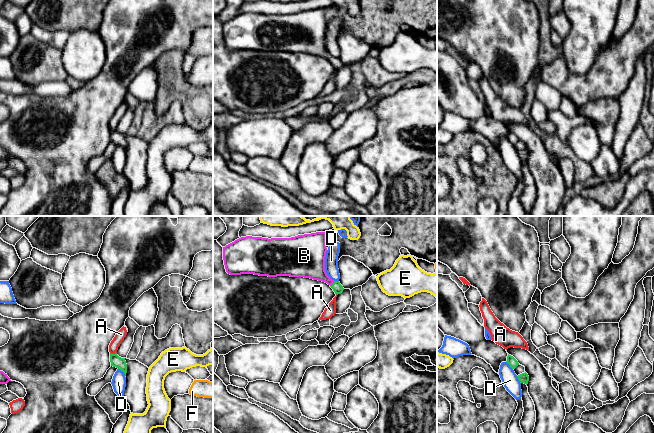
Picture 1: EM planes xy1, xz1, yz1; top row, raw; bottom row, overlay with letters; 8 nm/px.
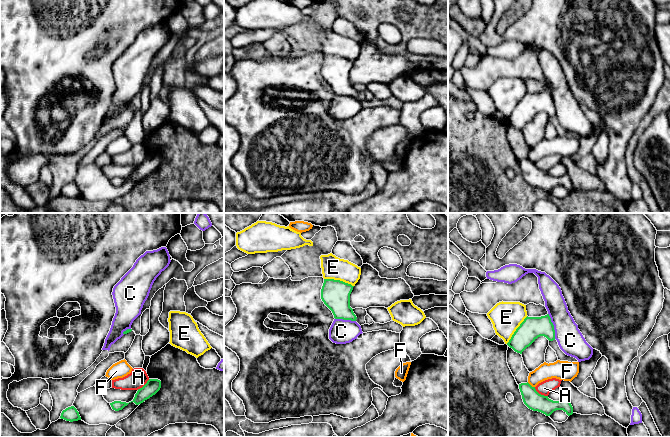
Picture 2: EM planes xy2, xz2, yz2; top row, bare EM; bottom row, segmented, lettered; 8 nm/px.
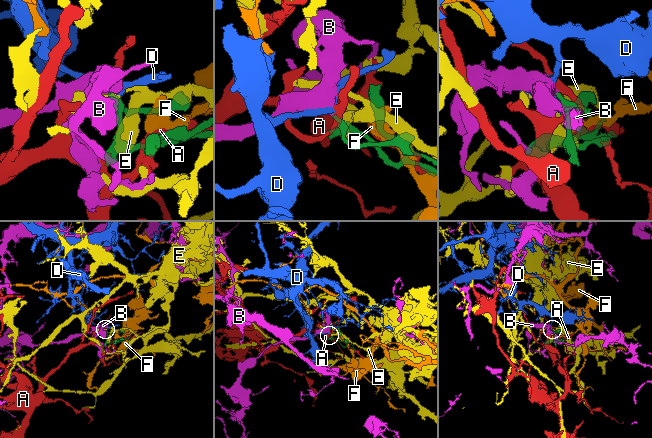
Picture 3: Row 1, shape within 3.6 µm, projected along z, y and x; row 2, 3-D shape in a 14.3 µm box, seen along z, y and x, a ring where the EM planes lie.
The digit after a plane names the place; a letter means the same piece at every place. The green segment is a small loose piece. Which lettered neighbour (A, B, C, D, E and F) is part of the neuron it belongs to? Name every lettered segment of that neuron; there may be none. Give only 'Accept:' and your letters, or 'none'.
Accept: B

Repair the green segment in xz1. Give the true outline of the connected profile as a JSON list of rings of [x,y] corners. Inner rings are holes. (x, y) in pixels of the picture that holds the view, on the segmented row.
[[[316,232],[291,238],[271,239],[252,236],[241,237],[223,247],[223,260],[226,272],[230,275],[254,274],[268,277],[290,276],[310,278],[327,283],[335,294],[341,294],[344,290],[343,286],[339,281],[332,280],[325,271],[326,234],[327,232]]]

